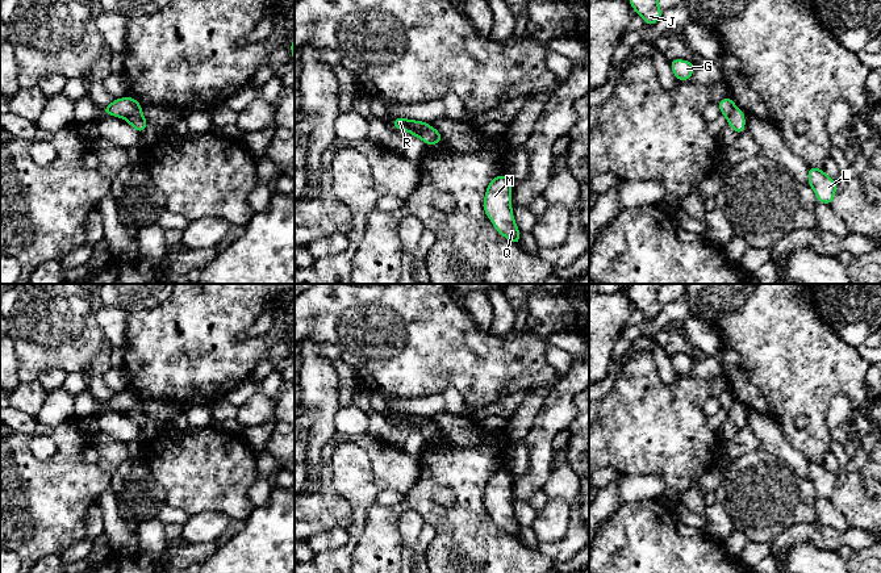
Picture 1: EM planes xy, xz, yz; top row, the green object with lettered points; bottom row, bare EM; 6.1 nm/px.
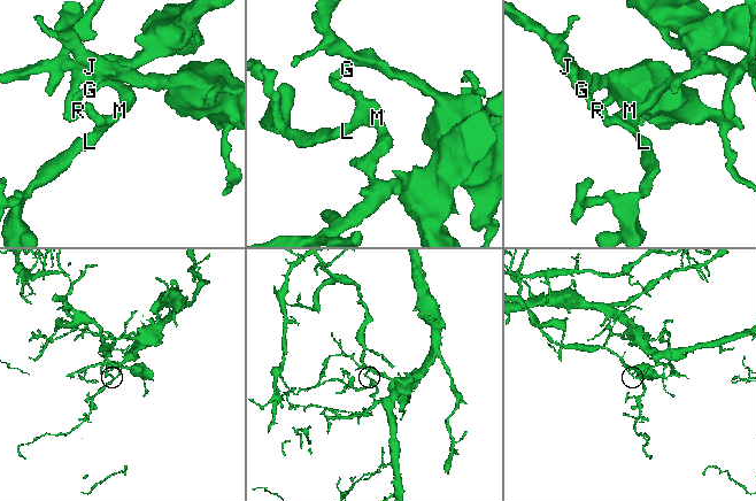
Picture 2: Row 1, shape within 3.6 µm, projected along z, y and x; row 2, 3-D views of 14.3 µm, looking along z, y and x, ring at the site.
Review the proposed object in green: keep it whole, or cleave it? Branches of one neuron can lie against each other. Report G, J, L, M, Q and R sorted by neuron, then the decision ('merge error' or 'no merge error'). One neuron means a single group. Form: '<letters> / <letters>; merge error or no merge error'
G J R / L M Q; merge error

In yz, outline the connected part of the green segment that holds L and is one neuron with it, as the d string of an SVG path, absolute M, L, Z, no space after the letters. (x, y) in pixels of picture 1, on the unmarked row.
M809 461L807 478L814 484L819 497L831 498L836 485L836 477L823 464Z

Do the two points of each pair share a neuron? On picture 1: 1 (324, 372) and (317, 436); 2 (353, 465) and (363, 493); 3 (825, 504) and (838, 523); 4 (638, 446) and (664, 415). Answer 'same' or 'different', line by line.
1: same
2: same
3: same
4: same

